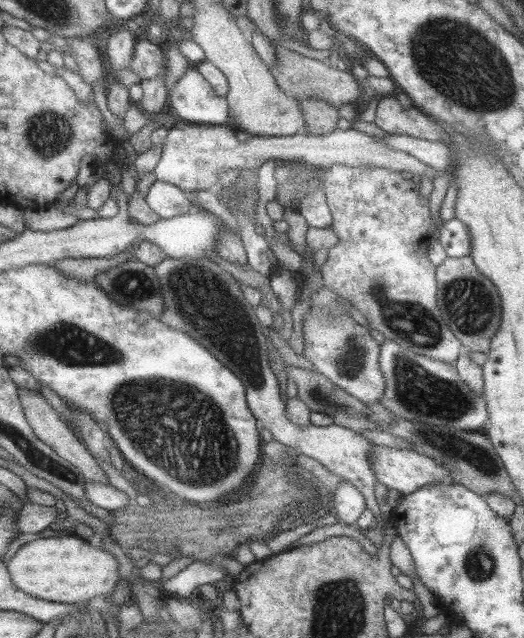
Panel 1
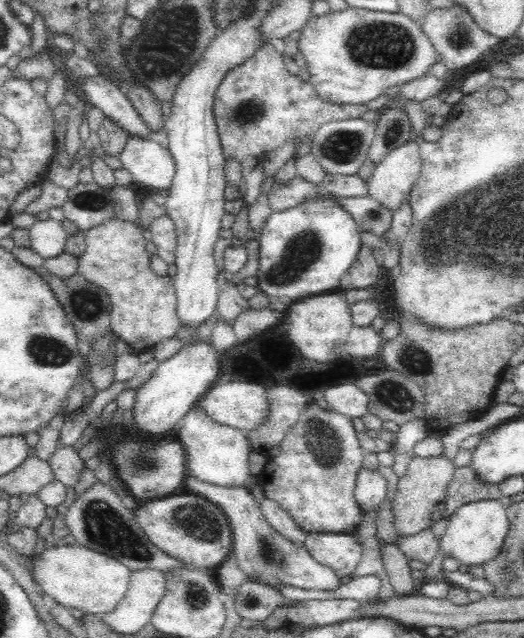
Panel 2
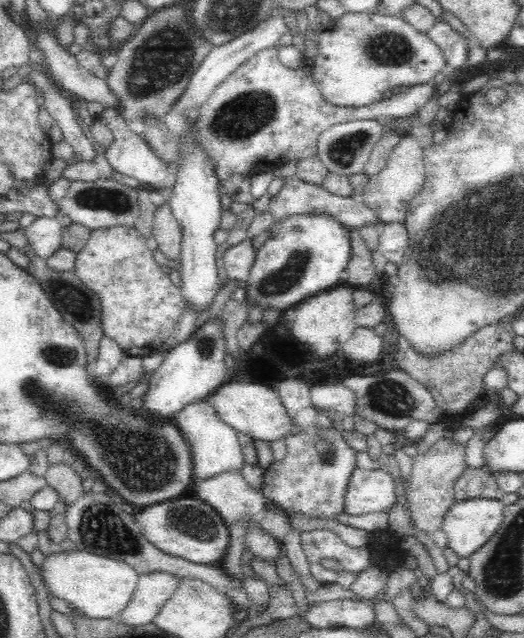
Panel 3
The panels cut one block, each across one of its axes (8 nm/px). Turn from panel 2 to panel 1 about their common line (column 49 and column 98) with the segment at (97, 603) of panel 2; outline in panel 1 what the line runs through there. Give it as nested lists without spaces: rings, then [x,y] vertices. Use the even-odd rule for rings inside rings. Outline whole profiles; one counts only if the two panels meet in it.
[[[75,534],[57,538],[29,537],[7,562],[6,568],[13,586],[19,588],[21,592],[40,600],[71,605],[86,604],[93,598],[100,598],[102,594],[111,594],[119,579],[118,564],[114,556],[102,547],[89,546],[87,541]]]

